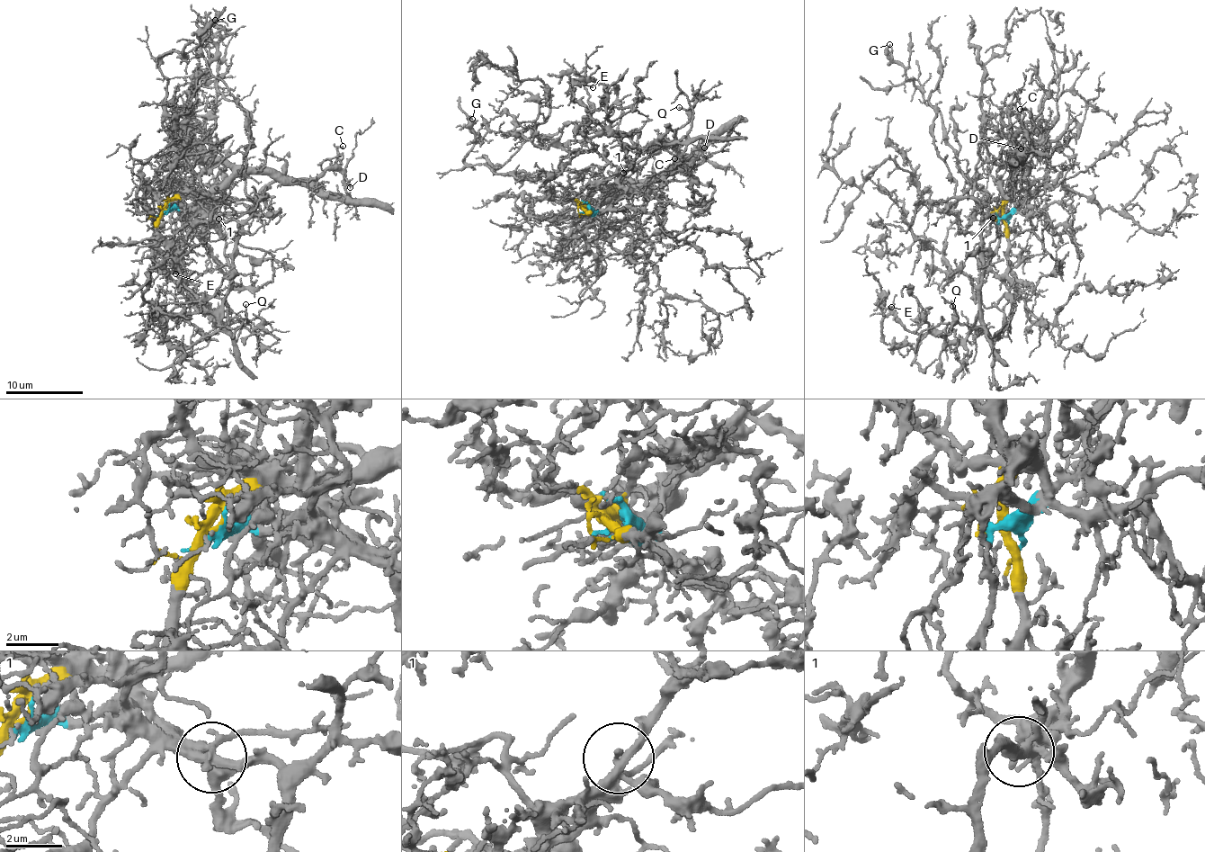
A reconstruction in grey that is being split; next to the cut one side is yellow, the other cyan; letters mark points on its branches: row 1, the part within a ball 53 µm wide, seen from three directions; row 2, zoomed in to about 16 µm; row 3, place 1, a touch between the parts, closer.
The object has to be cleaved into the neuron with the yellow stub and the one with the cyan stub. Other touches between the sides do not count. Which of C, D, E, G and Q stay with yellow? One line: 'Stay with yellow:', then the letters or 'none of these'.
Stay with yellow: C, D

